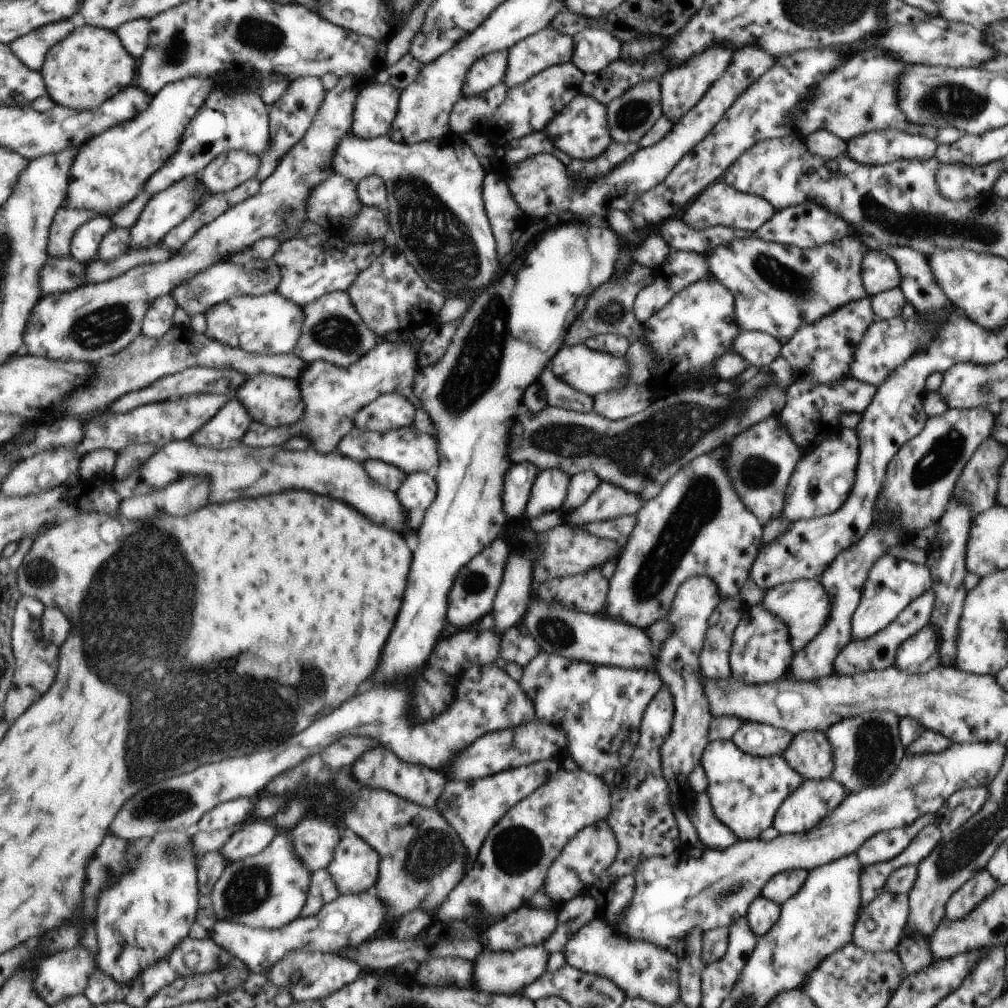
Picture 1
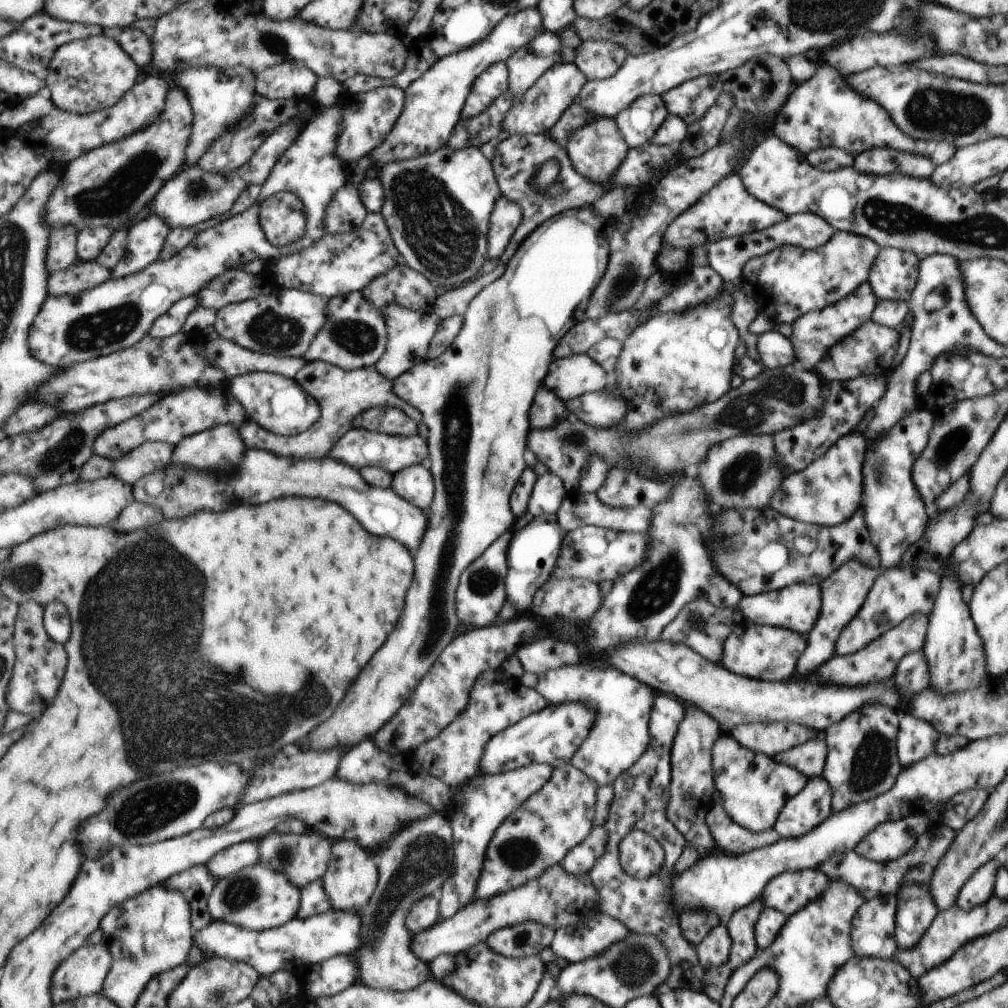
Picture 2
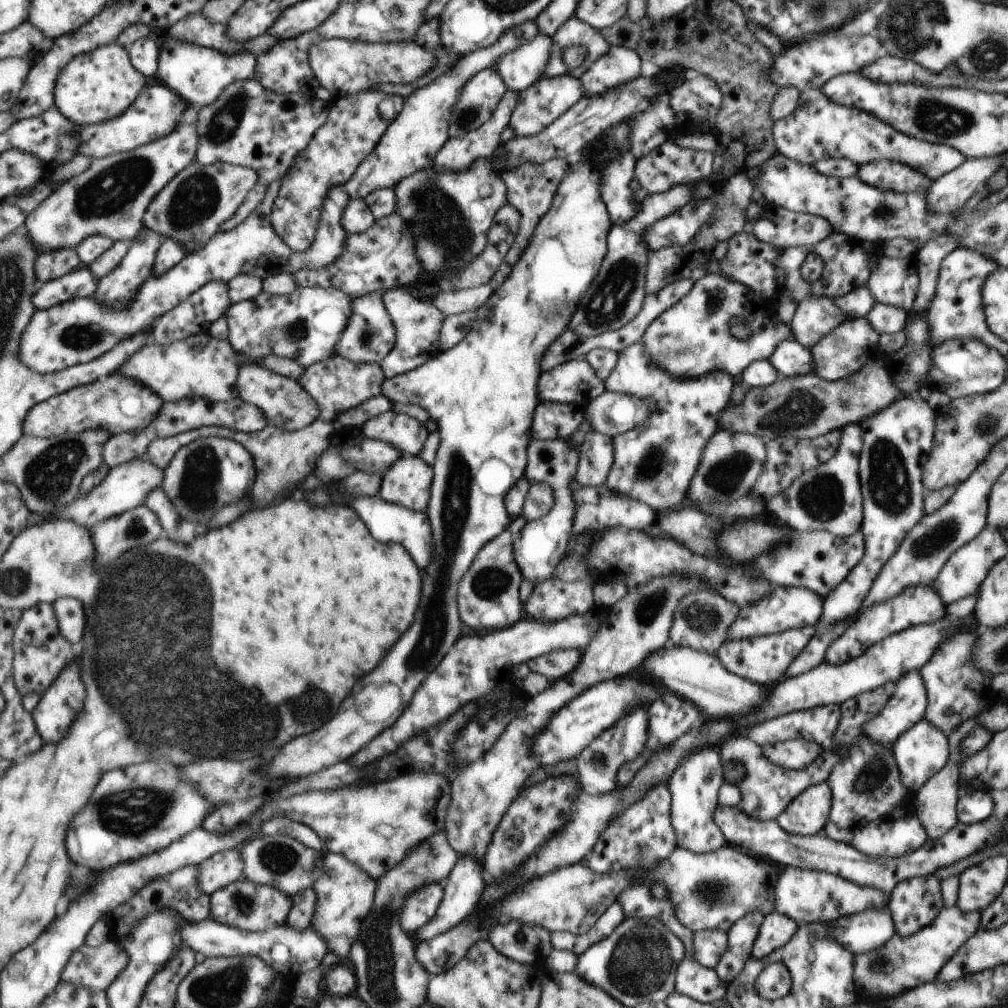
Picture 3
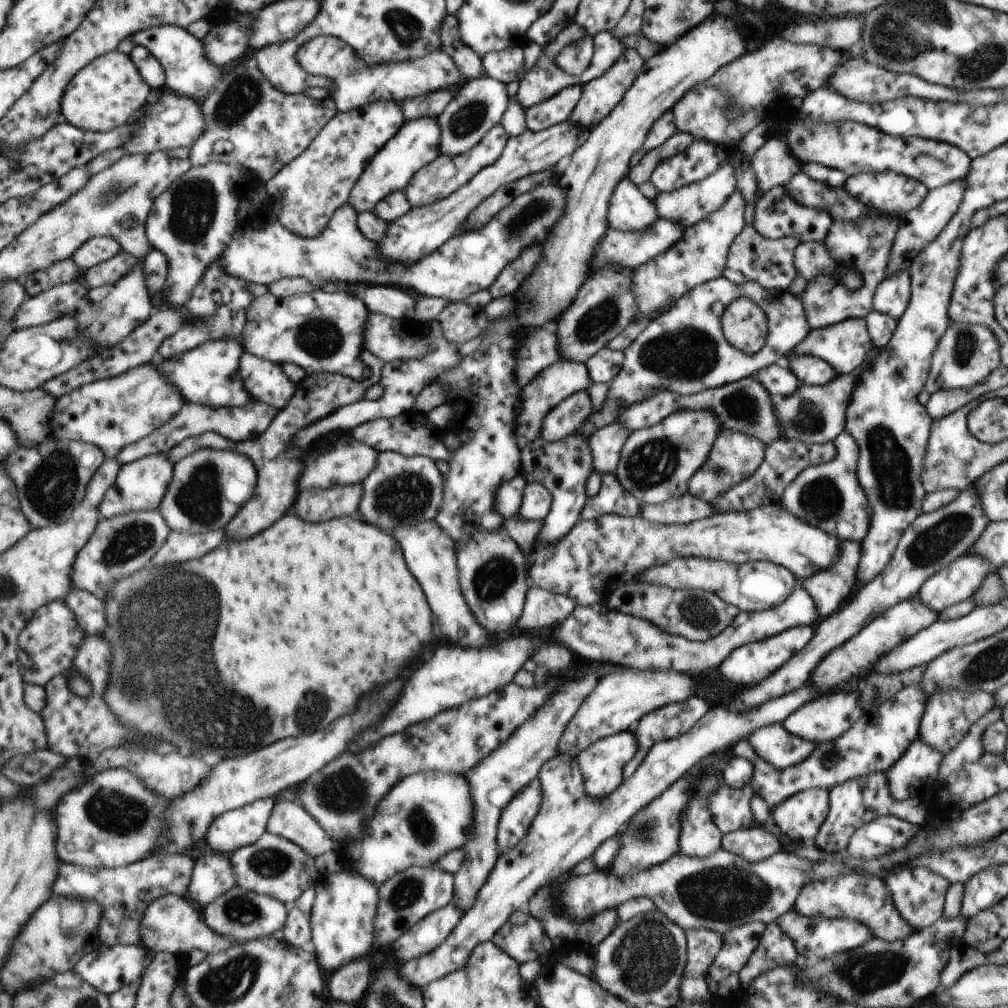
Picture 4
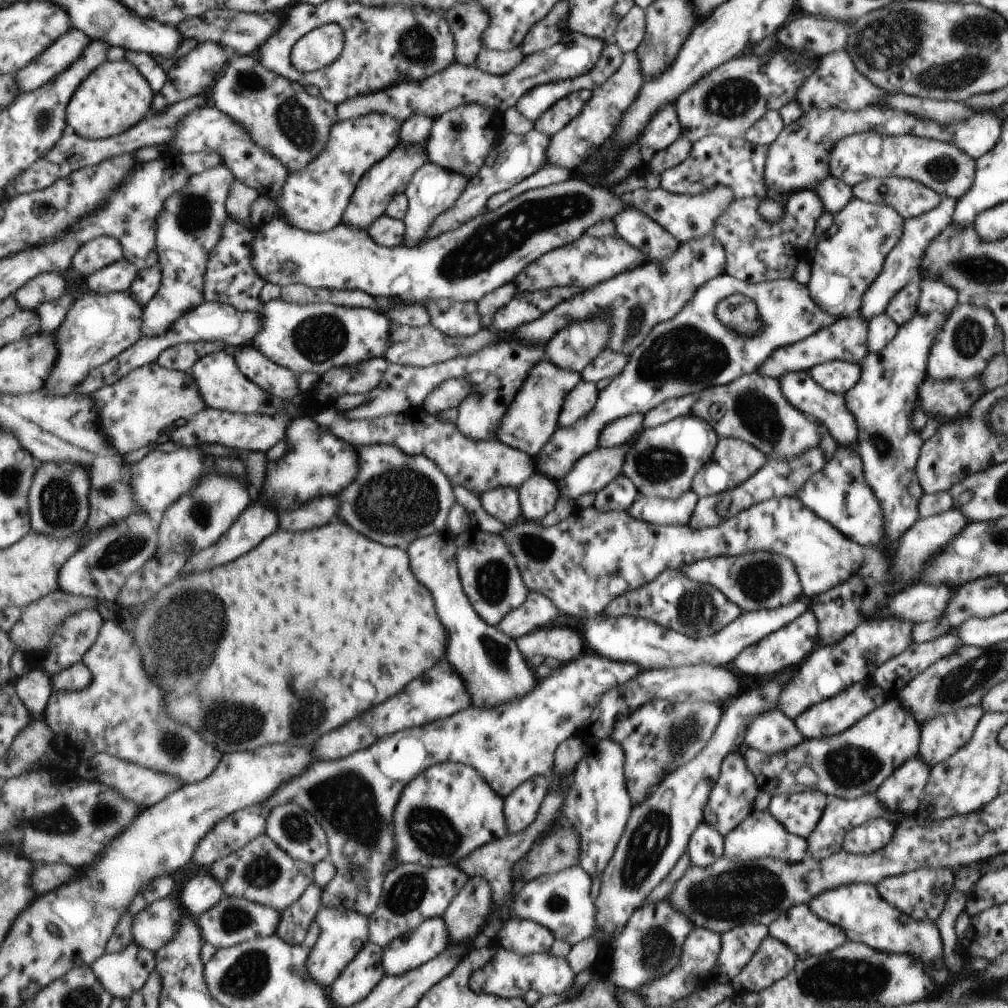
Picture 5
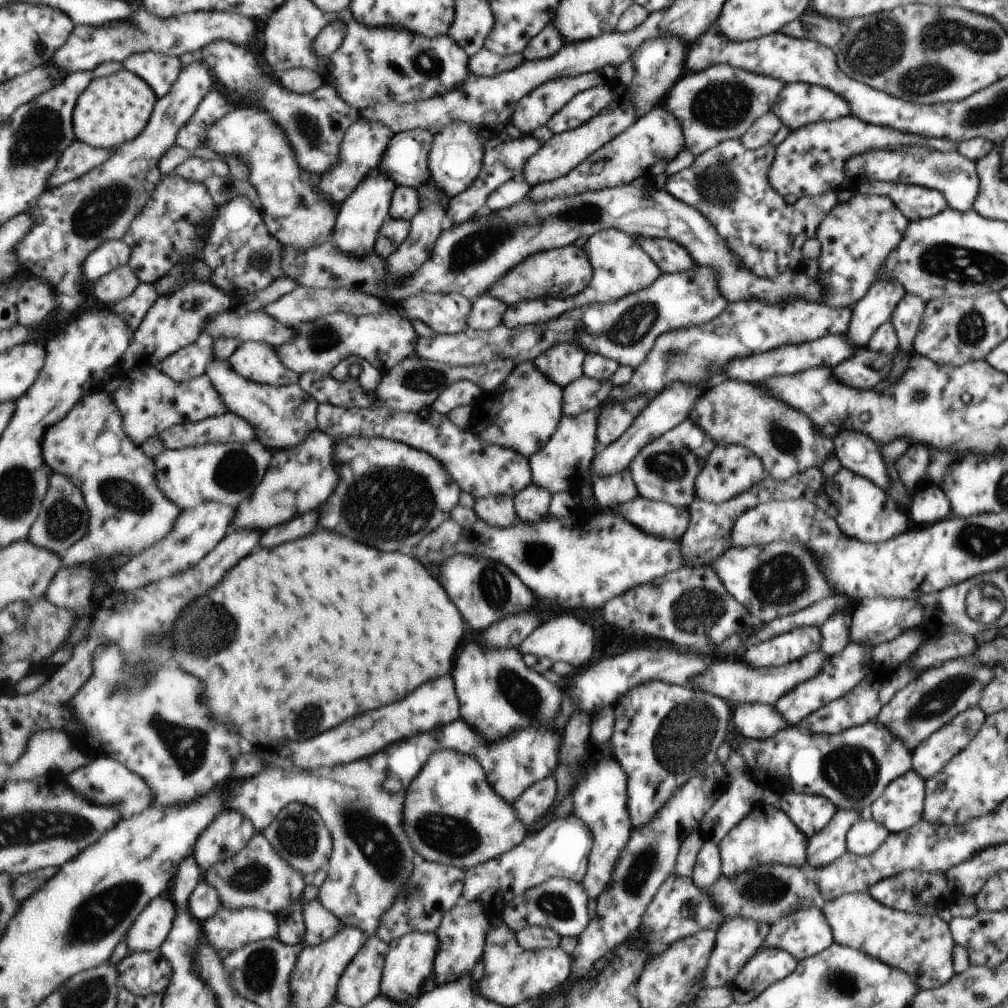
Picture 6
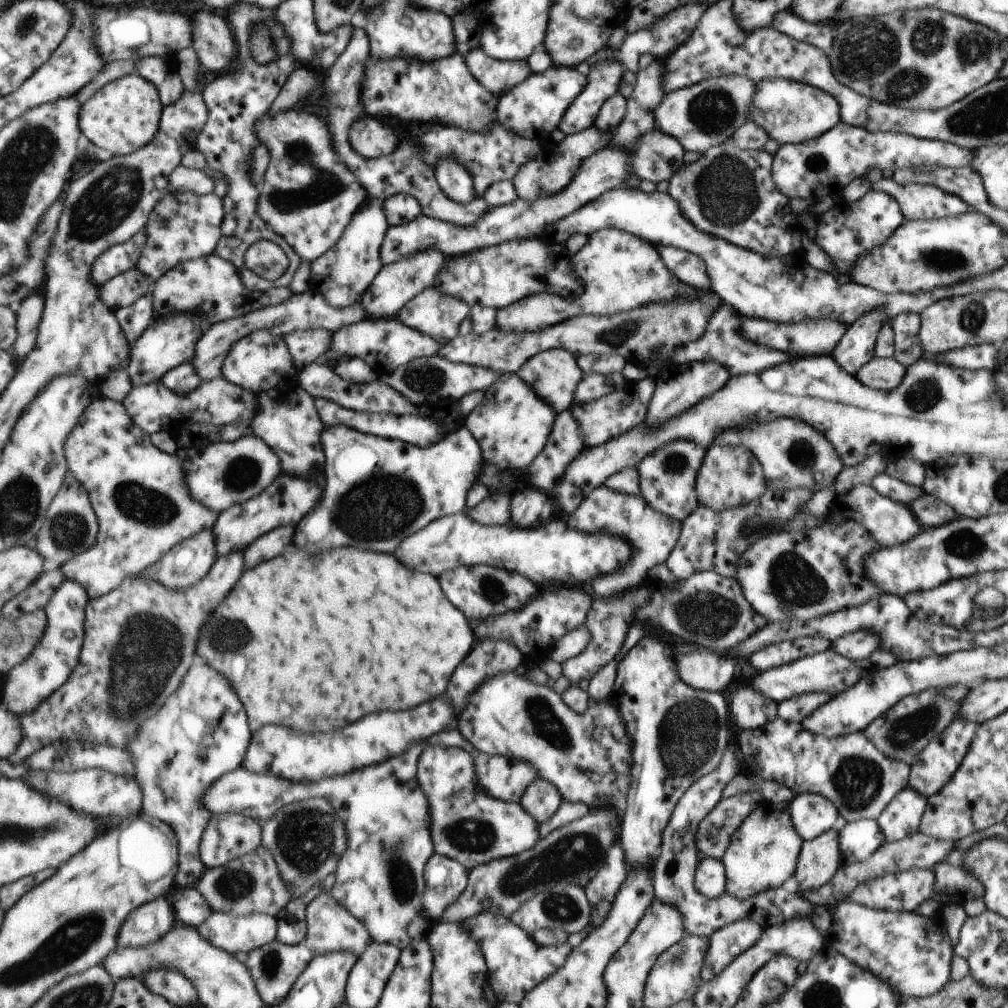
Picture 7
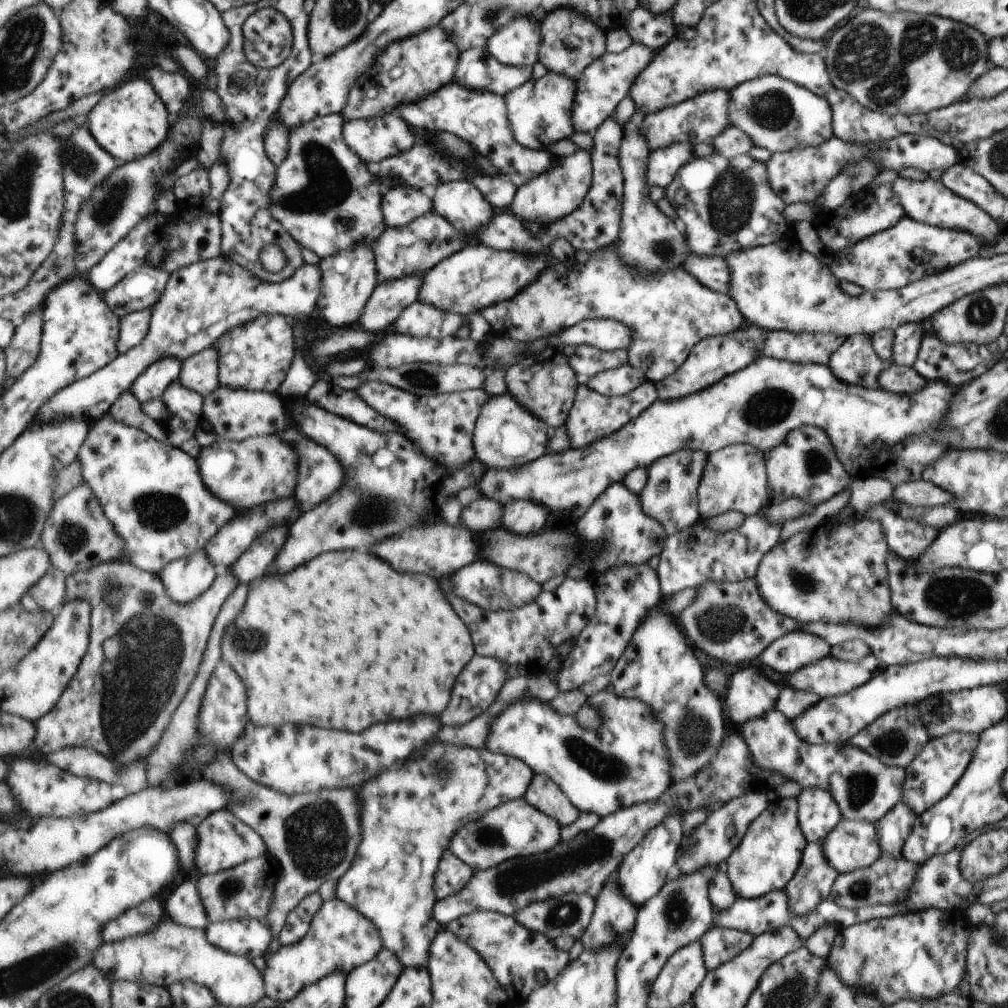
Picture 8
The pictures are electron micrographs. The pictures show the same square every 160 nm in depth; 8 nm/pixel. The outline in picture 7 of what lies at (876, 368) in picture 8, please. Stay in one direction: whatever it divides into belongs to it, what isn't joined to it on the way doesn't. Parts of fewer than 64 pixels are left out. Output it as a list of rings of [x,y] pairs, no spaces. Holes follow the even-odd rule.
[[[871,310],[847,326],[846,335],[839,340],[837,347],[830,355],[838,368],[854,376],[857,368],[874,356],[874,343],[885,322],[887,320],[883,312]]]

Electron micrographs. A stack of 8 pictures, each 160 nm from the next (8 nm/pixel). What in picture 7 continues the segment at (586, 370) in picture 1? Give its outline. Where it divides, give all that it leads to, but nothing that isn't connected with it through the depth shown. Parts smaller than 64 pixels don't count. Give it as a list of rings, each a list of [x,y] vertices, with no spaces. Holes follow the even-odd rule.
[[[507,372],[506,374],[501,373],[497,381],[484,391],[481,402],[469,412],[463,425],[478,442],[482,457],[486,462],[497,466],[500,471],[515,470],[517,472],[517,470],[527,470],[534,463],[553,431],[554,422],[555,410],[546,401],[539,398],[529,384],[522,382],[522,378],[516,373]]]

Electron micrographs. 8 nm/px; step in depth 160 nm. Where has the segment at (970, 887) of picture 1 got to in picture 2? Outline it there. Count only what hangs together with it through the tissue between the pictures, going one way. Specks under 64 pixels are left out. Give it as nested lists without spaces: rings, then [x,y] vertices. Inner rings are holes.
[[[993,858],[987,864],[983,864],[981,868],[977,868],[974,875],[969,876],[969,879],[959,890],[957,903],[955,904],[957,908],[969,911],[971,908],[980,906],[988,901],[994,888],[997,866],[1000,866],[1000,864],[996,858]]]

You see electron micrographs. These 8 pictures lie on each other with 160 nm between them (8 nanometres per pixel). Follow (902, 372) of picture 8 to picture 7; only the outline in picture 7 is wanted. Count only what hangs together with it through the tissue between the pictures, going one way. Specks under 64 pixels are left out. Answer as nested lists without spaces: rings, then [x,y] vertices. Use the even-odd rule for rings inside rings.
[[[871,356],[863,366],[857,368],[854,377],[868,388],[891,390],[902,383],[906,367],[892,357]]]

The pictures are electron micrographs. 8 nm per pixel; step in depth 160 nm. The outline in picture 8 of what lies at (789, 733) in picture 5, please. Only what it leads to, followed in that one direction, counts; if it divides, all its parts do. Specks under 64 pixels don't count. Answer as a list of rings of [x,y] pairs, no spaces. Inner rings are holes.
[[[743,666],[731,675],[723,696],[727,716],[738,726],[774,708],[781,689],[759,670]]]

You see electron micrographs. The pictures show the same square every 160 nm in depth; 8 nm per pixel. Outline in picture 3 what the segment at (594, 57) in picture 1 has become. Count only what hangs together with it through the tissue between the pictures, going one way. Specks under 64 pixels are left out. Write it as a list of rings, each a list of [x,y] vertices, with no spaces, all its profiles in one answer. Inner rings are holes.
[[[609,46],[605,54],[599,56],[579,78],[582,96],[597,96],[609,88],[635,80],[640,76],[640,64],[641,60],[633,50]]]

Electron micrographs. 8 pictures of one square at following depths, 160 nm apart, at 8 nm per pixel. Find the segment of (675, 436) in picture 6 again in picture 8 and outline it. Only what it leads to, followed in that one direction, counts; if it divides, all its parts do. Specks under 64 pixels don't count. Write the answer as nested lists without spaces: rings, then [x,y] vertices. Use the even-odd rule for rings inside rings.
[[[683,449],[654,460],[646,468],[646,483],[637,494],[641,510],[657,521],[665,531],[666,536],[675,533],[684,534],[701,518],[697,512],[697,484],[703,472],[707,454],[700,450]]]

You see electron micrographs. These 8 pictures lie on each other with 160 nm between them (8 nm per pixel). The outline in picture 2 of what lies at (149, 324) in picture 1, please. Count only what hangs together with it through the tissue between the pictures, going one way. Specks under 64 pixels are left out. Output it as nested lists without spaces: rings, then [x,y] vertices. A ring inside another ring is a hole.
[[[197,295],[188,296],[175,303],[170,311],[159,317],[149,334],[153,338],[169,339],[170,336],[176,335],[186,326],[190,314],[201,306],[200,298]]]

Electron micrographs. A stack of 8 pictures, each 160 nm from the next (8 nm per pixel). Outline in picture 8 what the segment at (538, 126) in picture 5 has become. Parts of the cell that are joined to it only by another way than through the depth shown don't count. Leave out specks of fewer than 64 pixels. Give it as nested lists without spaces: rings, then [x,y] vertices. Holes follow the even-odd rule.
[[[631,43],[619,53],[605,53],[594,60],[579,75],[574,94],[572,125],[575,132],[592,133],[616,110],[619,103],[629,95],[631,84],[653,60],[654,51],[647,45]]]

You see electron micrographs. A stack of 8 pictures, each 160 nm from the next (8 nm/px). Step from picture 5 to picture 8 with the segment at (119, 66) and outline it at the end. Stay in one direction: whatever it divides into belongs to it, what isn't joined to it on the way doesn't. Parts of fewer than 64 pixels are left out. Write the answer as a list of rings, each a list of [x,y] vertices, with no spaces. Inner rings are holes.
[[[143,78],[127,80],[121,86],[108,90],[99,100],[94,108],[86,116],[88,125],[94,137],[103,145],[115,158],[121,158],[125,163],[133,163],[144,156],[151,155],[157,151],[163,143],[169,139],[173,125],[169,122],[170,110],[158,95],[154,84]]]

